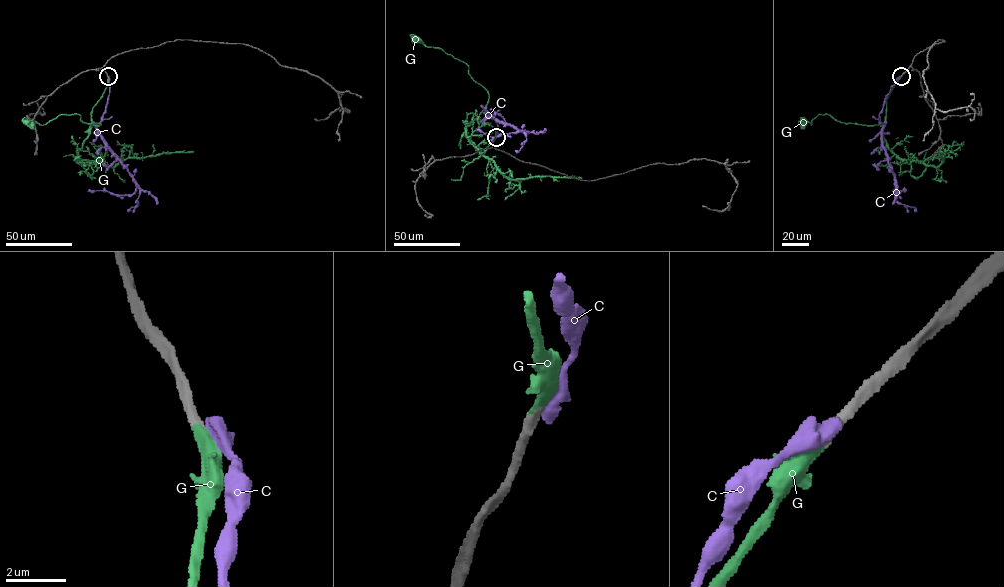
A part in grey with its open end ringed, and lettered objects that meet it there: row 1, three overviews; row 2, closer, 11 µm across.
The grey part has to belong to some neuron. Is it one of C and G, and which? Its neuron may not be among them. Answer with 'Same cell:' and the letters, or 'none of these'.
Same cell: G

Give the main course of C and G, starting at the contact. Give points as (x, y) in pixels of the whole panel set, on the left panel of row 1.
C: (108, 76), (109, 95), (102, 120), (95, 124), (97, 132), (126, 169), (136, 188), (127, 195), (88, 191)
G: (108, 76), (91, 114), (90, 126), (100, 125), (84, 123), (77, 114), (60, 114), (42, 125), (26, 121)

